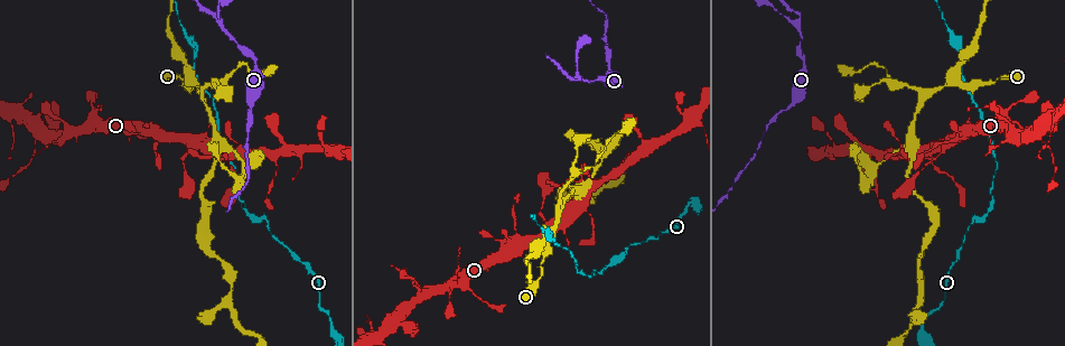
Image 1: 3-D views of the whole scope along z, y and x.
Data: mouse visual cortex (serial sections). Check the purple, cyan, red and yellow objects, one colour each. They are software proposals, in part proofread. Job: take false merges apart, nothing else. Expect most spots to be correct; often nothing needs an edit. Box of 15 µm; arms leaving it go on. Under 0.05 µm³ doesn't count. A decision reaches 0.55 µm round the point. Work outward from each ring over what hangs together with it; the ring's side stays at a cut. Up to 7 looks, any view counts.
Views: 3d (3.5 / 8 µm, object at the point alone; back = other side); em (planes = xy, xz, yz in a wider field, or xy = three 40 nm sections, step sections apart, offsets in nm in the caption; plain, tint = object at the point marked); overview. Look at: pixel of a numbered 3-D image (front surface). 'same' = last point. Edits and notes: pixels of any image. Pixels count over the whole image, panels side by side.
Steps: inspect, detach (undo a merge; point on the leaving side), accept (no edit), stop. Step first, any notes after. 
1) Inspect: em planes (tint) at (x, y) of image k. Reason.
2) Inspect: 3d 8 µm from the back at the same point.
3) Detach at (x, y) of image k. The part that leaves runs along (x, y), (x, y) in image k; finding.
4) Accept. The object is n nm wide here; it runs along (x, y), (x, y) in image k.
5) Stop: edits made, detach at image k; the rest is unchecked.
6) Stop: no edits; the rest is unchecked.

Inspect: 3d 3.5 µm from the back at (190, 80) of image 1.

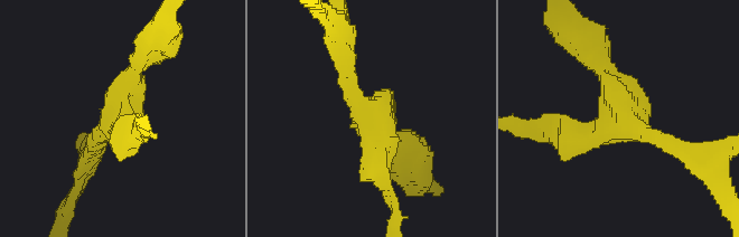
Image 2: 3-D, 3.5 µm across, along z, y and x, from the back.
Accept. It runs along (381, 180), (347, 57) in image 2; all the same cell.

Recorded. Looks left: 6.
Inspect: 3d 3.5 µm from the back at (222, 23) of image 1. Three-way junction.

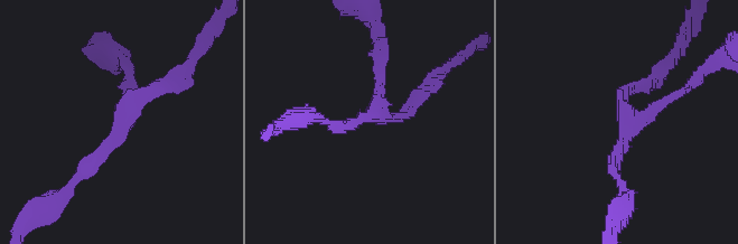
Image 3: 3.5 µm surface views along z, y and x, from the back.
Inspect: em xy step 3 (tint) at (375, 115) of image 3. 3 arms meet here; the arms are 150, 150, 150 nm wide.

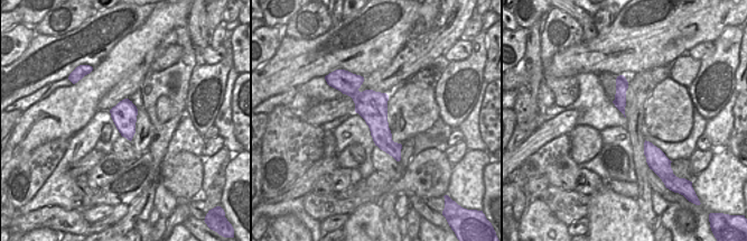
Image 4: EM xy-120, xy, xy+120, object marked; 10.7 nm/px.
Accept. It runs along (616, 175), (627, 119), (691, 82) in image 3; all the same cell.

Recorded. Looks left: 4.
Inspect: 3d 3.5 µm at (1041, 138) of image 1. Calibre changes.

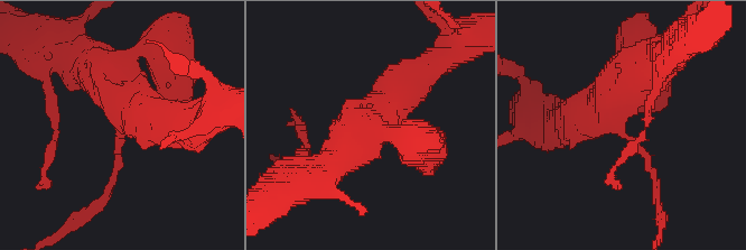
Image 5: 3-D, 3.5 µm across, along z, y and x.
Inspect: em xy step 3 (tint) at (622, 131) of image 5. Need the tissue.

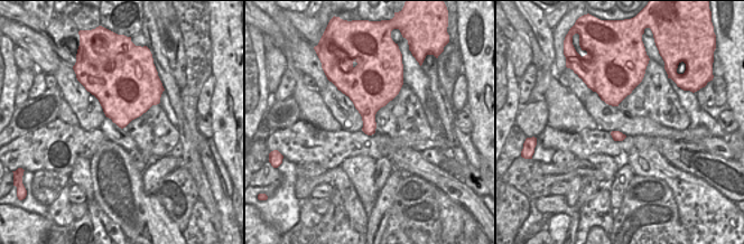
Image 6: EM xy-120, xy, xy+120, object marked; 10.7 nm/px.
Accept. The arms are 100, 600 nm wide; it runs along (579, 119), (602, 104), (647, 156), (656, 191) in image 5; one cell here.

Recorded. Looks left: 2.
Stop: no edits; the rest is unchecked.

